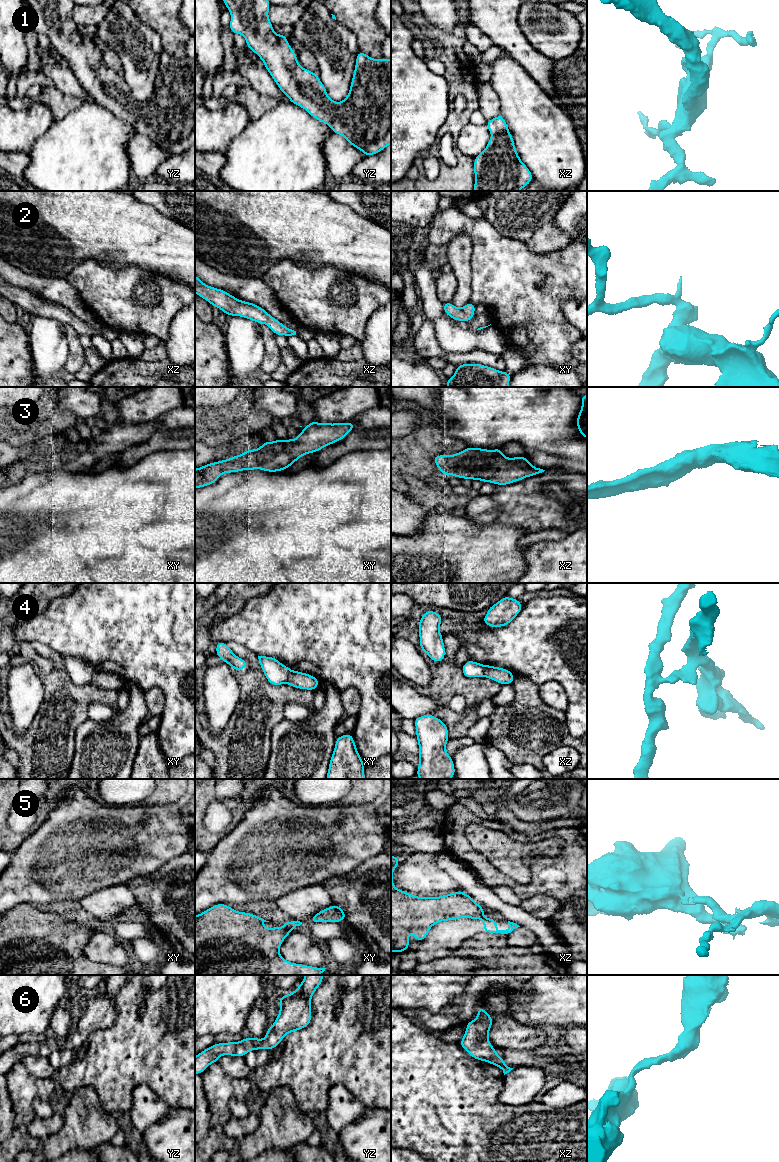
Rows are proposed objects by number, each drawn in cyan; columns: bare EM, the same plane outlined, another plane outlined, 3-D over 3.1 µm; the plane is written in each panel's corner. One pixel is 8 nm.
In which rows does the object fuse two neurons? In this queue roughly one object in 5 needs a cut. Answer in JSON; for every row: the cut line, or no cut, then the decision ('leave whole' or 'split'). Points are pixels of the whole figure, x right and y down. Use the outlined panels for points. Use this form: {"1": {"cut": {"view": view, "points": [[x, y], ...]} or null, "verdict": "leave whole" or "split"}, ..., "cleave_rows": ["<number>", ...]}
{"1": {"cut": null, "verdict": "leave whole"}, "2": {"cut": null, "verdict": "leave whole"}, "3": {"cut": null, "verdict": "leave whole"}, "4": {"cut": {"view": "xy", "points": [[291, 671], [286, 682]]}, "verdict": "split"}, "5": {"cut": {"view": "xy", "points": [[283, 927], [290, 931]]}, "verdict": "split"}, "6": {"cut": null, "verdict": "leave whole"}, "cleave_rows": ["4", "5"]}

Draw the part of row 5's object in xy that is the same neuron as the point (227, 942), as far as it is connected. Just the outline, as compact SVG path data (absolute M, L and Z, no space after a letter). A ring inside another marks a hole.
M216 904L213 907L203 911L201 914L195 916L195 975L320 975L326 968L313 967L302 965L298 963L291 963L286 961L279 953L281 943L290 934L290 931L284 927L264 928L263 924L269 922L260 916L239 912L232 909L226 904Z

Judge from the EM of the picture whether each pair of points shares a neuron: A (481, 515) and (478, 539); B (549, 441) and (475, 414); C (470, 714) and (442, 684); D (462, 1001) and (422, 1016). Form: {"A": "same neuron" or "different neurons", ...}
{"A": "different neurons", "B": "same neuron", "C": "same neuron", "D": "same neuron"}

